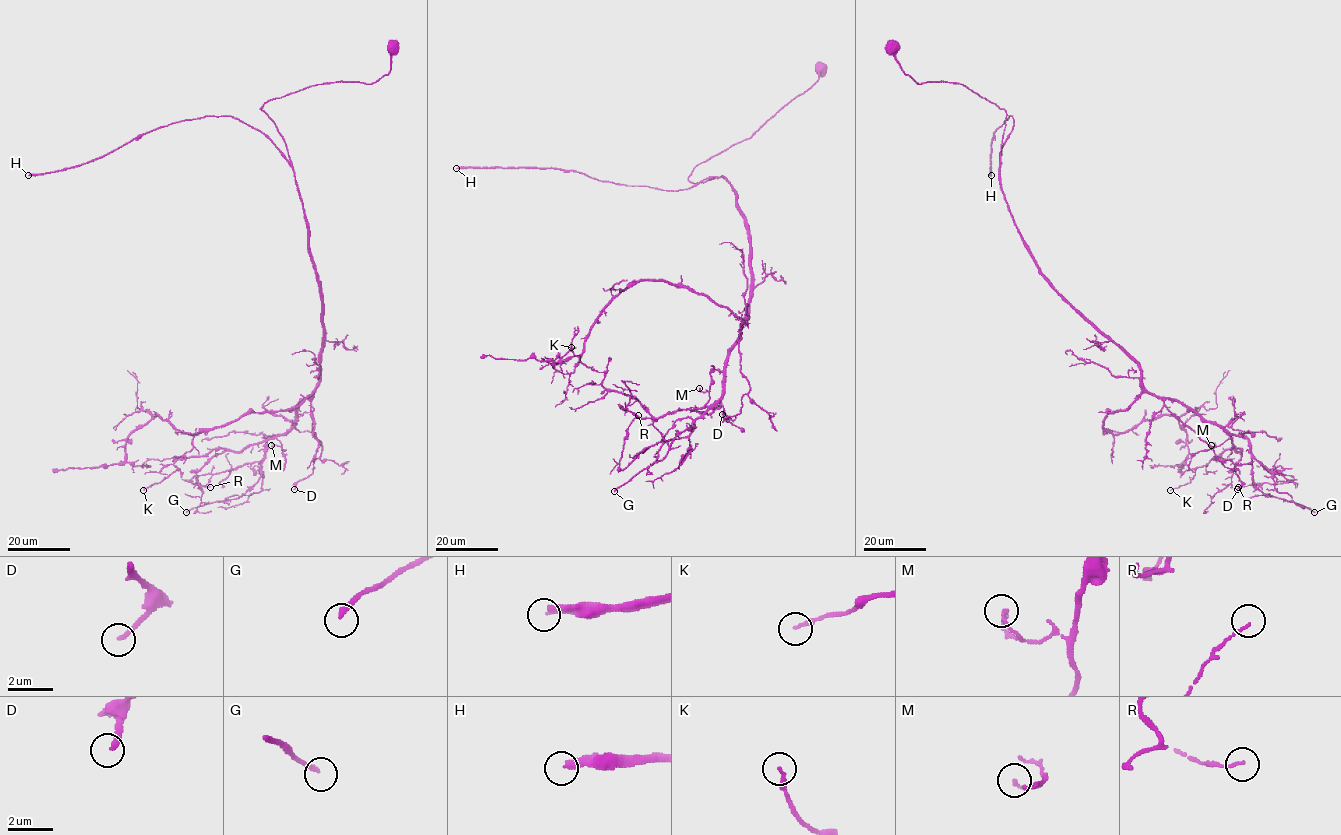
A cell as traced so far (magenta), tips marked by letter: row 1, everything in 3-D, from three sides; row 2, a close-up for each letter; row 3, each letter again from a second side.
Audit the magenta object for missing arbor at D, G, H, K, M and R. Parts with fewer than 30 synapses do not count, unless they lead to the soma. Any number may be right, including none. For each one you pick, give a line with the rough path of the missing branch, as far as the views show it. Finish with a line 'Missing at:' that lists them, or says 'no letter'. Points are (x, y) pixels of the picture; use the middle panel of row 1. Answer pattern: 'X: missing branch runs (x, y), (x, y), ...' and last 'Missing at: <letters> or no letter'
Missing at: H

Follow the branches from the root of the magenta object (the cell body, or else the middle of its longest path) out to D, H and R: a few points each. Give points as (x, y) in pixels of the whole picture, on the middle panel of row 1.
D: (821, 68), (688, 177), (724, 178), (748, 233), (739, 353), (750, 390), (739, 414), (722, 414)
H: (821, 68), (809, 88), (688, 180), (718, 178), (686, 189), (562, 169), (456, 168)
R: (821, 68), (688, 177), (732, 185), (748, 233), (748, 318), (724, 392), (694, 430), (620, 470), (638, 415)

